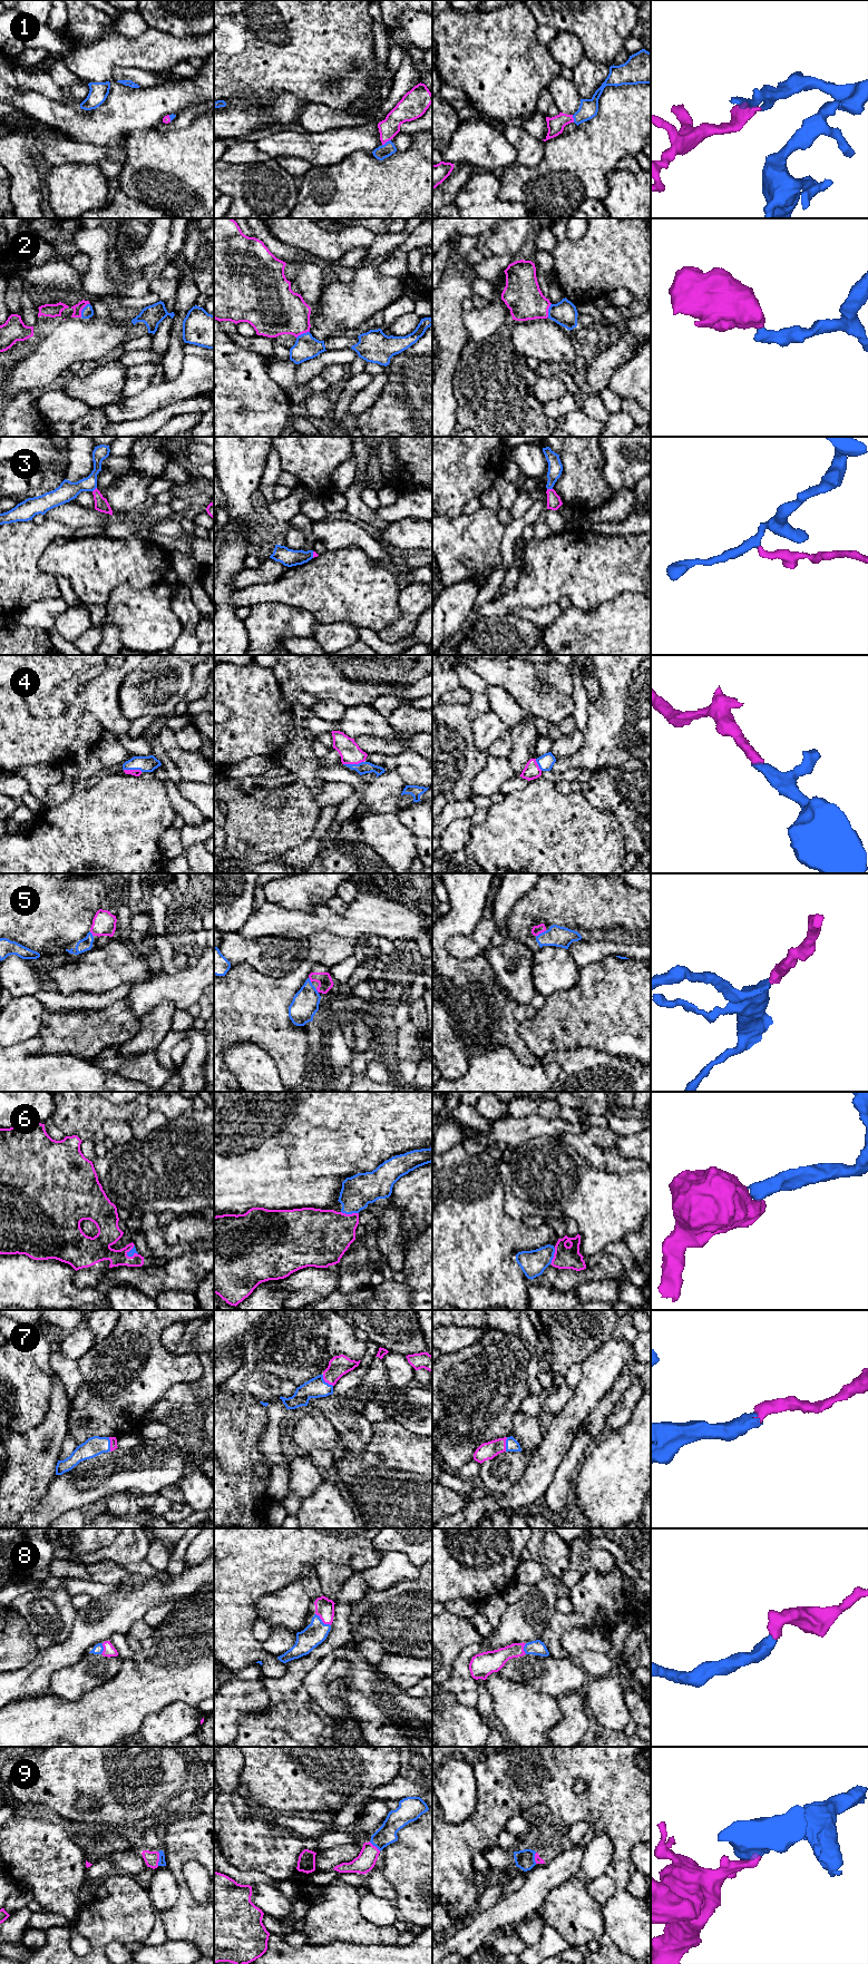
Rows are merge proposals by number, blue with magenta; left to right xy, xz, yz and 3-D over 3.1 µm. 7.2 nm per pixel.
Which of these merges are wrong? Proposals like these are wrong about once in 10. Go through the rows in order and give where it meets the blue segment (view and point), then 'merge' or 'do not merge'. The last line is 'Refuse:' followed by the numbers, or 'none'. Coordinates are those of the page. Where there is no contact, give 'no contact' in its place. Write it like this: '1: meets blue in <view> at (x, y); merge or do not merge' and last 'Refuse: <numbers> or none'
1: meets blue in xz at (387, 142); merge
2: meets blue in xy at (83, 310); merge
3: meets blue in yz at (549, 488); do not merge
4: meets blue in xz at (353, 764); merge
5: meets blue in yz at (542, 932); merge
6: meets blue in xz at (350, 1213); merge
7: meets blue in xz at (324, 1381); merge
8: meets blue in xz at (321, 1621); merge
9: meets blue in xy at (159, 1858); merge
Refuse: 3

